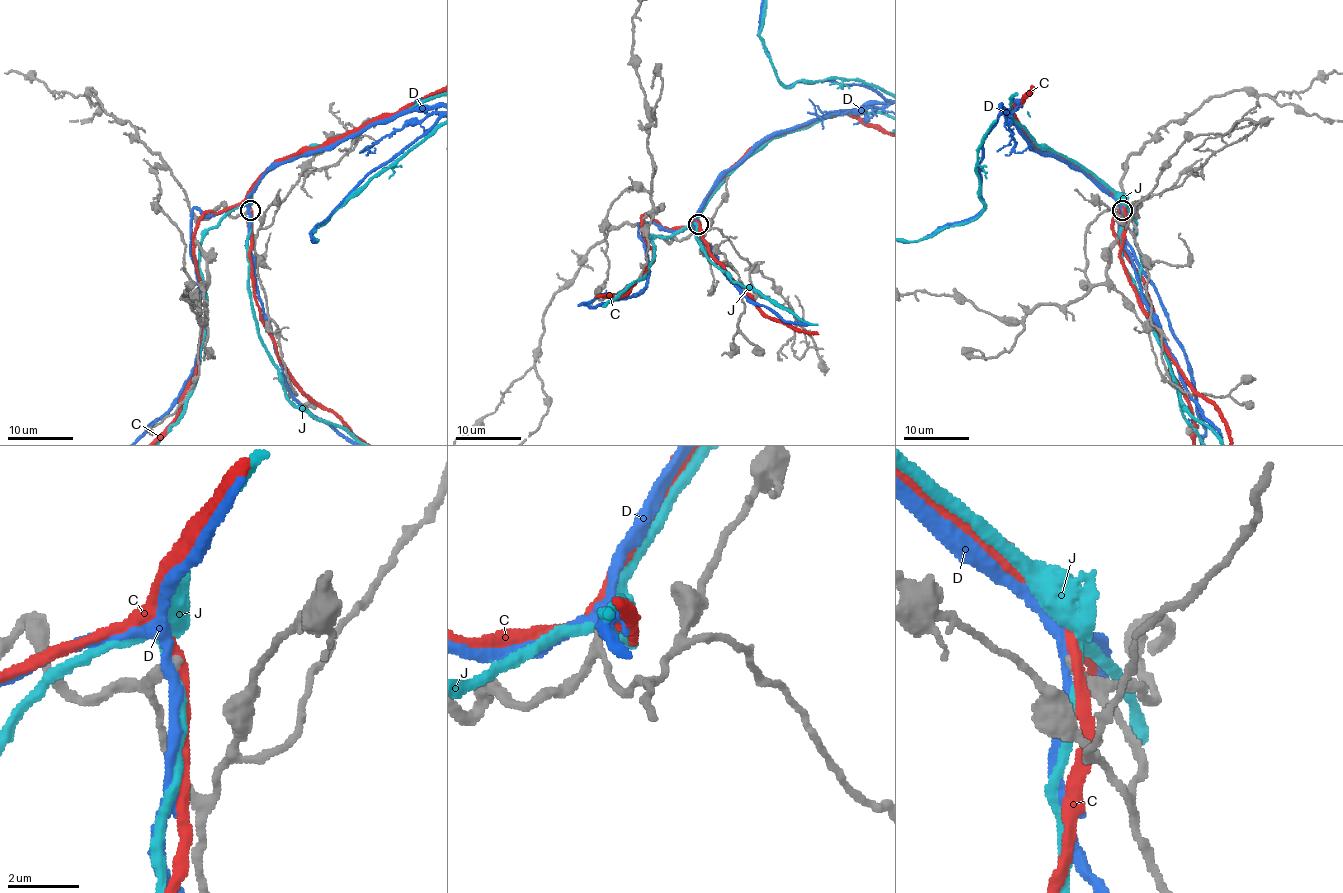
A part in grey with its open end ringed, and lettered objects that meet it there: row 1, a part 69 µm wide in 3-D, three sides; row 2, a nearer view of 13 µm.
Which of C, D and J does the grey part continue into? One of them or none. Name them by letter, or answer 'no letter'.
no letter

